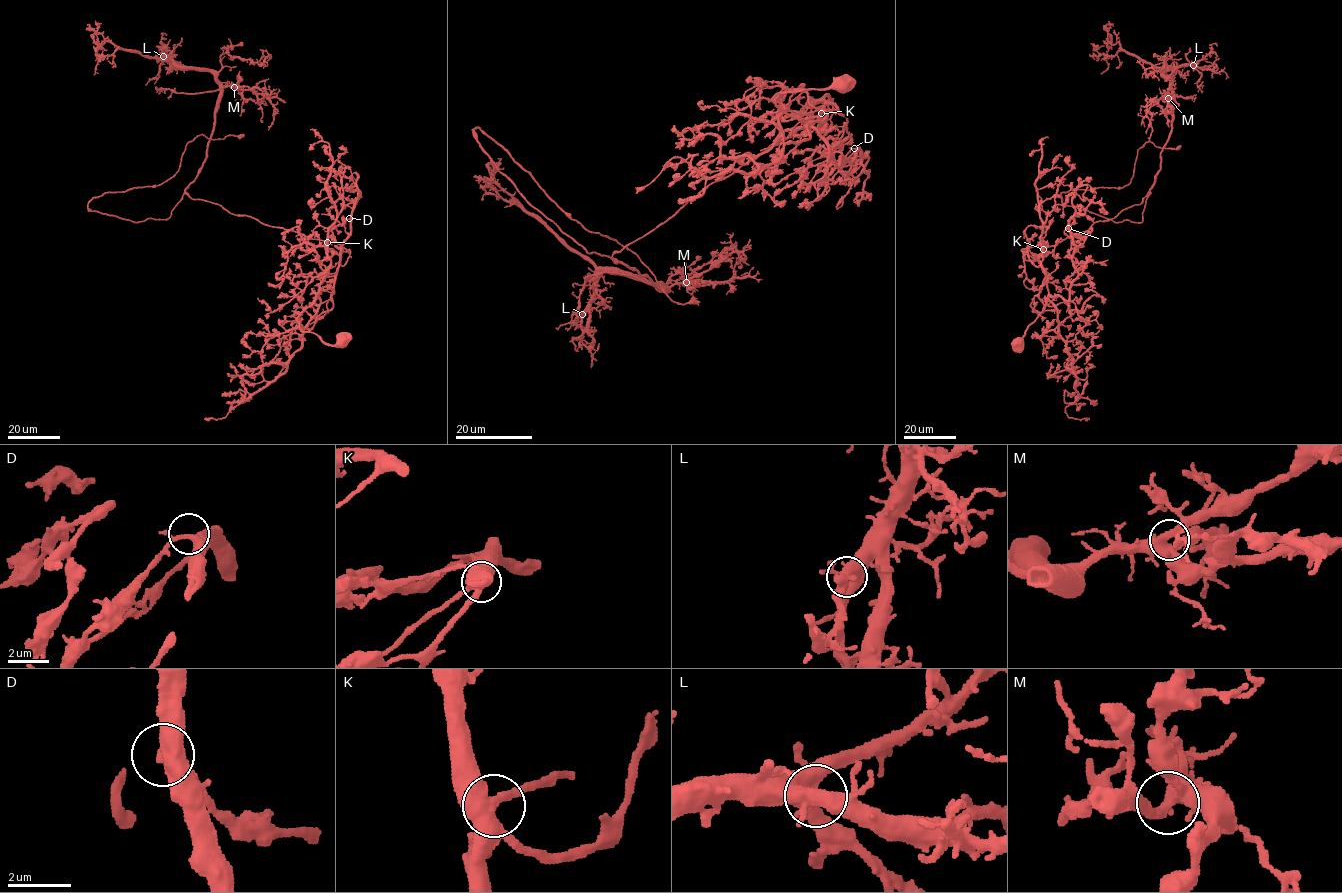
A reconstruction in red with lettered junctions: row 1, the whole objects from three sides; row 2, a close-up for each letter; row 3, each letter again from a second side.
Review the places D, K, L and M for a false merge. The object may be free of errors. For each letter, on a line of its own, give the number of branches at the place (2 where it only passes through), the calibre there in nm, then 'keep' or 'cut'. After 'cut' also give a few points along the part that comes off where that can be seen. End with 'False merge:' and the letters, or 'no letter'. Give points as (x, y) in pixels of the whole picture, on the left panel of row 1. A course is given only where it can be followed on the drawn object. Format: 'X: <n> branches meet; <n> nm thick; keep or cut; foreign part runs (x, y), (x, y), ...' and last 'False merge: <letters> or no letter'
D: 4 branches meet; 360 nm thick; keep
K: 4 branches meet; 500 nm thick; cut; foreign part runs (327, 241), (184, 191), (163, 219), (133, 222), (88, 208), (105, 192), (165, 182), (200, 135), (243, 134)
L: 4 branches meet; 460 nm thick; keep
M: 5 branches meet; 400 nm thick; keep
False merge: K

